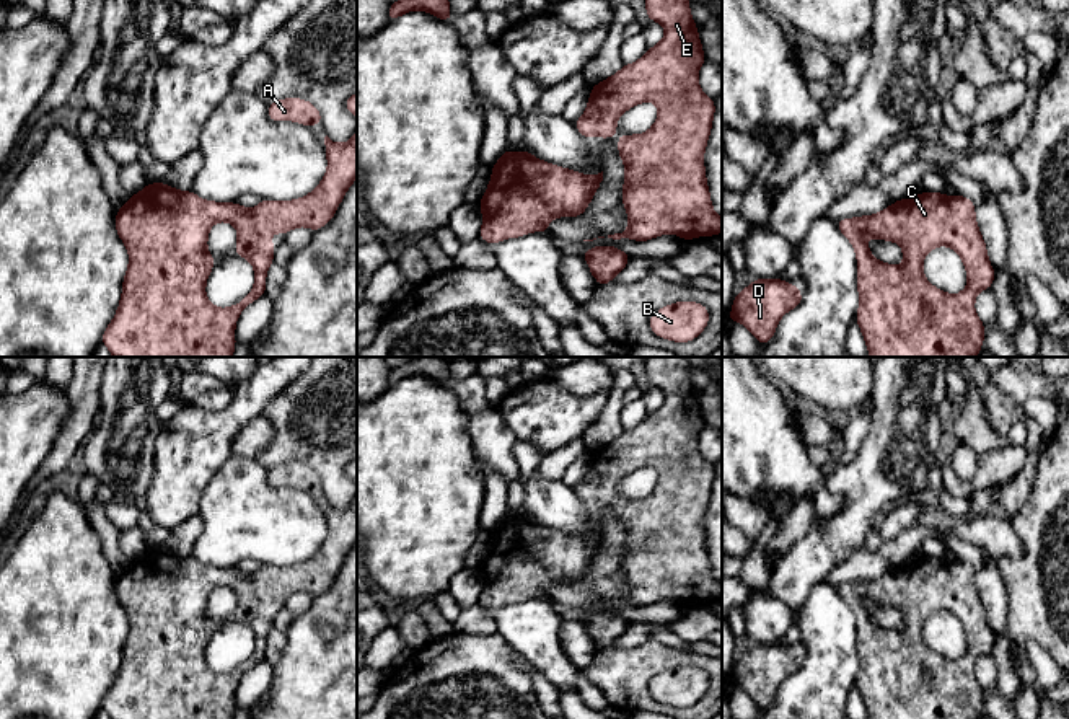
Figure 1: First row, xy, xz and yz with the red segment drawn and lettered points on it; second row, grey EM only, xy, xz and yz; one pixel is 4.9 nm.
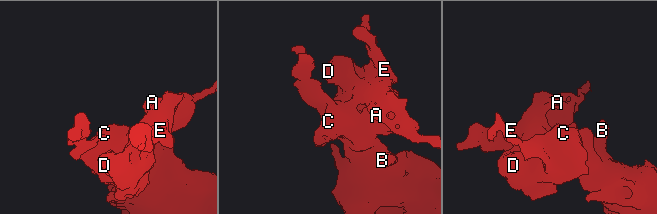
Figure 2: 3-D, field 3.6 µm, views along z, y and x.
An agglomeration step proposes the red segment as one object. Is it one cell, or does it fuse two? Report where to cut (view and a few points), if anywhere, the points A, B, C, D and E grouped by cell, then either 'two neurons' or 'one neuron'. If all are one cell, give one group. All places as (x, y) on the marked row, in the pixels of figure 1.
cut none; groups A B C D E; one neuron

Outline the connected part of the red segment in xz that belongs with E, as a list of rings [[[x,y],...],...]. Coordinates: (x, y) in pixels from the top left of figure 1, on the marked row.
[[[644,0],[647,20],[665,28],[663,39],[649,47],[634,64],[626,64],[609,78],[592,86],[585,112],[574,124],[585,137],[611,139],[619,116],[627,109],[650,101],[658,108],[653,126],[637,135],[621,134],[618,152],[624,163],[622,205],[629,228],[608,238],[636,241],[653,240],[673,233],[684,241],[696,236],[710,238],[722,233],[722,217],[712,209],[704,168],[704,152],[715,114],[714,99],[697,82],[697,73],[707,60],[699,41],[699,31],[689,10],[689,0]]]

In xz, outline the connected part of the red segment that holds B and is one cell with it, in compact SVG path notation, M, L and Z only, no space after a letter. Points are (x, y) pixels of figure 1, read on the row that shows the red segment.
M675 302L649 318L649 326L658 337L675 342L696 339L707 323L709 310L697 302Z

